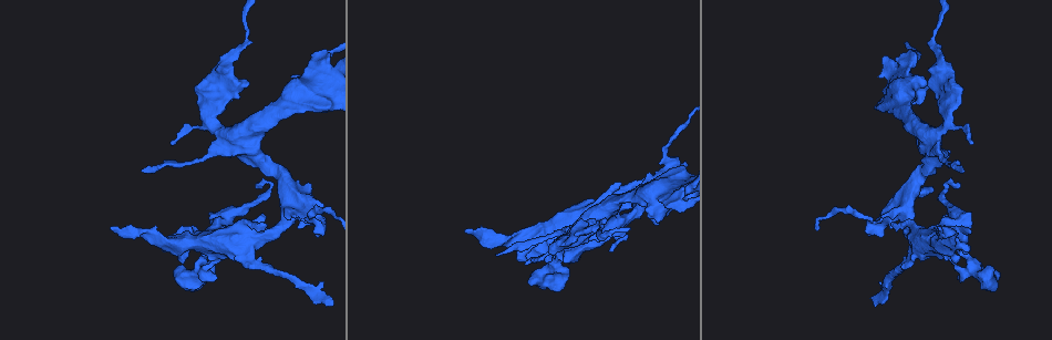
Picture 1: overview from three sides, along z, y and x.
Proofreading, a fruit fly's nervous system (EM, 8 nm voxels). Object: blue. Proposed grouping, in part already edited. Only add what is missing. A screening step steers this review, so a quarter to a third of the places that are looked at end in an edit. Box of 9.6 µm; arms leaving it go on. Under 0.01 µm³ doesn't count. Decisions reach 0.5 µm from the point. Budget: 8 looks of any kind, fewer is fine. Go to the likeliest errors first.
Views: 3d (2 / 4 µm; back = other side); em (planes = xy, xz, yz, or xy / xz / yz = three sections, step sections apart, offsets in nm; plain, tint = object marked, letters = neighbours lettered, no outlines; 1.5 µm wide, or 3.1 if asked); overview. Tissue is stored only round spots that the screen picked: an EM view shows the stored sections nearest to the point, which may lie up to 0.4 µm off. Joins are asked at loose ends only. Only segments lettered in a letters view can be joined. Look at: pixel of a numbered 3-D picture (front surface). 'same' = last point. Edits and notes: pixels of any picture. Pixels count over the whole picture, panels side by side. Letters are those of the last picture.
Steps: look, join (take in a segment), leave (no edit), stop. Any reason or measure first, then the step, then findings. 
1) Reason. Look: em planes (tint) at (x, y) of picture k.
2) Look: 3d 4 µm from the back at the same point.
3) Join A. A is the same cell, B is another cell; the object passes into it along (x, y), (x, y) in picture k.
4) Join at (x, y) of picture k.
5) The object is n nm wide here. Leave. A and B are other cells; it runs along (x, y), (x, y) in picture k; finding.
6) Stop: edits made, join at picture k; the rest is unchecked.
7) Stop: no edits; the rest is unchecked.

An open end. Look: em planes (letters) at (263, 222) of picture 1.

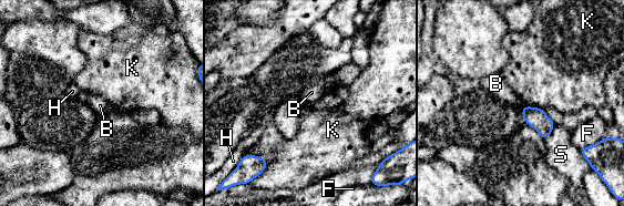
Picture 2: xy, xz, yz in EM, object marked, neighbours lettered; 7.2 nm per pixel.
The object is 150 nm wide here. Leave. B, F, H, K and S are other cells; a border runs along (252, 154), (263, 157), (266, 166) in picture 2; none of them fits.

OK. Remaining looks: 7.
An open end. Look: em planes (letters) at (209, 74) of picture 1.

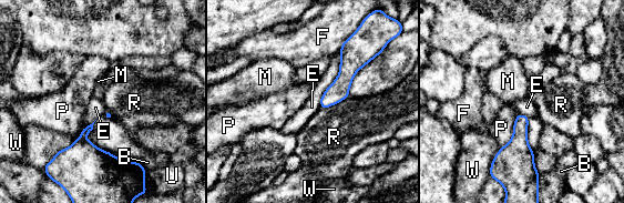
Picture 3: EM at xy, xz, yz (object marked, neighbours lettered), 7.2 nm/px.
Leave. B, E, F, M, P, R, U and W are other cells; it runs along (346, 46), (345, 79), (323, 105) in picture 3; no lettered segment goes on from it.

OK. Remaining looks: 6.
Free end. Look: 3d 4 µm at (170, 142) of picture 1.

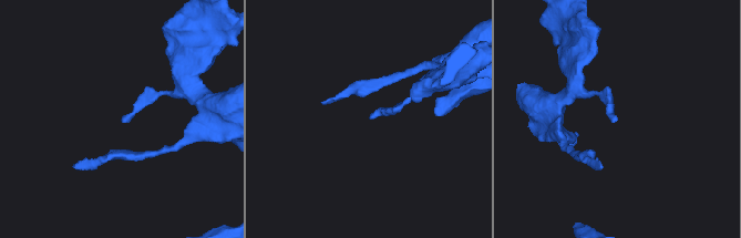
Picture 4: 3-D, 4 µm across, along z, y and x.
Need the tissue. Look: em planes (letters) at (122, 120) of picture 4.

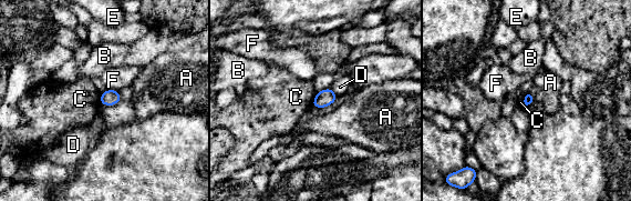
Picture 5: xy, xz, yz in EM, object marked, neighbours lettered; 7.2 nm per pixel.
Leave. A, B, C, D, E and F are other cells; a border runs along (316, 93), (311, 106) in picture 5; no lettered segment goes on from it.

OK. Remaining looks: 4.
Stop: no edits; the rest is unchecked.

